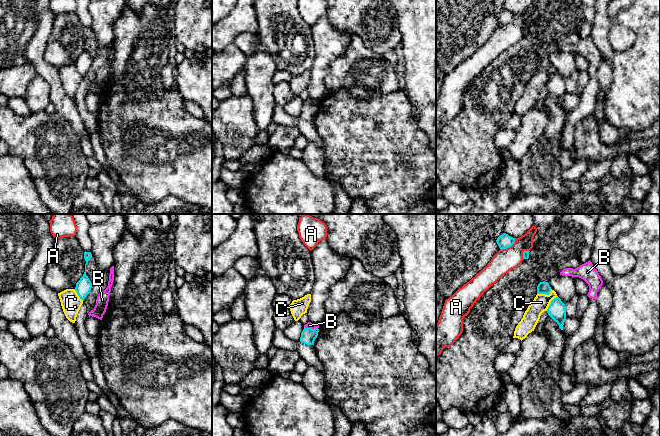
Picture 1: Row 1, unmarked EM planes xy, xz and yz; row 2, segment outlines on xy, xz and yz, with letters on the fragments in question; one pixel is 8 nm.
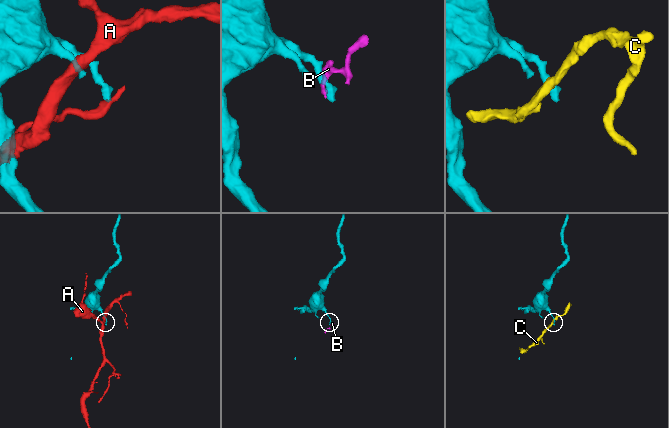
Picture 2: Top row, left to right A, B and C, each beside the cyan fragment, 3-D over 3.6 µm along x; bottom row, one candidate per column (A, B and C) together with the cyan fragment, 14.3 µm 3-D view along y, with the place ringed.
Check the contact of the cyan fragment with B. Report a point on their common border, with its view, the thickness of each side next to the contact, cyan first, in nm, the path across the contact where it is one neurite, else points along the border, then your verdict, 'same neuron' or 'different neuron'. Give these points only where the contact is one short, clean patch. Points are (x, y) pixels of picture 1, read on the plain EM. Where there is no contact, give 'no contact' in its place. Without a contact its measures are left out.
meets cyan in xz at (310, 104); 120 nm thick on the cyan side, 50 nm on the other; border along xz (304, 102), (317, 104); different neuron

